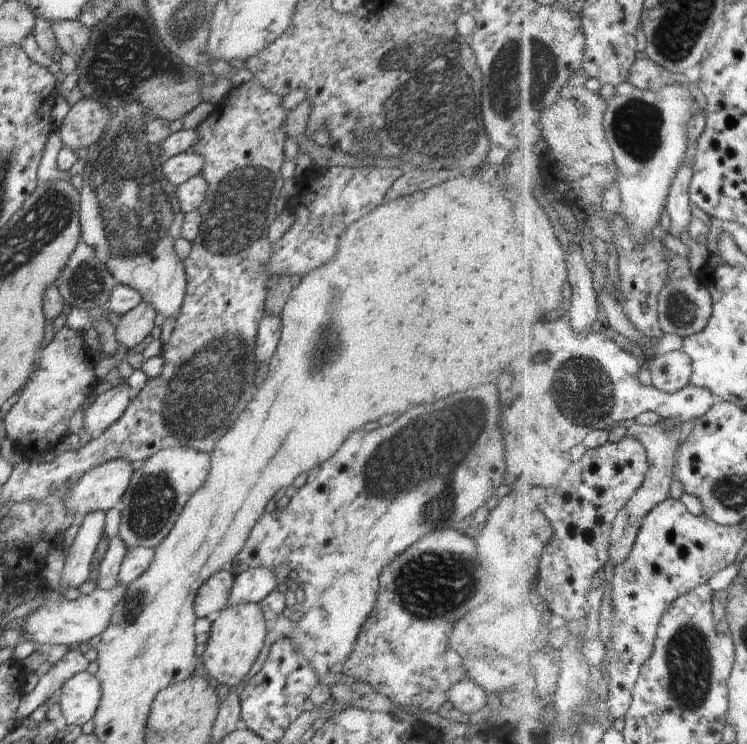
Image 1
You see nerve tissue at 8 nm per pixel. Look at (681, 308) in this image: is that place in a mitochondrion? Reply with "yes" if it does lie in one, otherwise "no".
yes

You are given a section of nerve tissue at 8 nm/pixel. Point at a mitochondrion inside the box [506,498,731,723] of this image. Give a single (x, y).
(688, 659)

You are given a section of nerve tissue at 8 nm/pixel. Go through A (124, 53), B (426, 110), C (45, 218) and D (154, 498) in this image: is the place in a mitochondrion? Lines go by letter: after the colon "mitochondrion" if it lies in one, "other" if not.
A: mitochondrion
B: mitochondrion
C: mitochondrion
D: mitochondrion

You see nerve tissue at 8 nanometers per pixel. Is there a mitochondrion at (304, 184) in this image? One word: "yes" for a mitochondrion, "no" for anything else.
no

